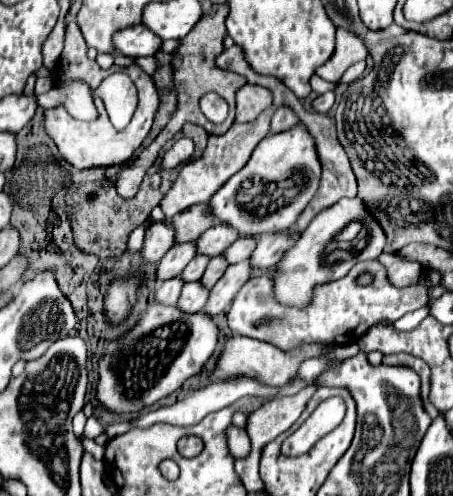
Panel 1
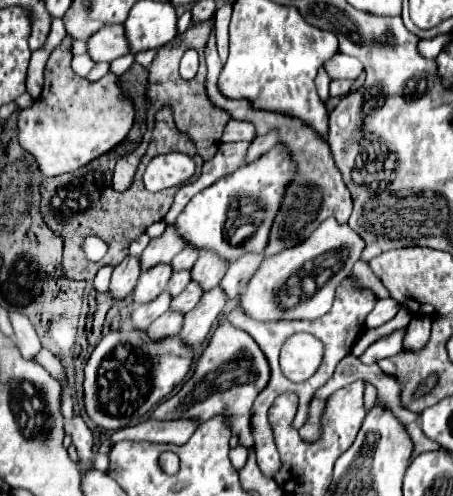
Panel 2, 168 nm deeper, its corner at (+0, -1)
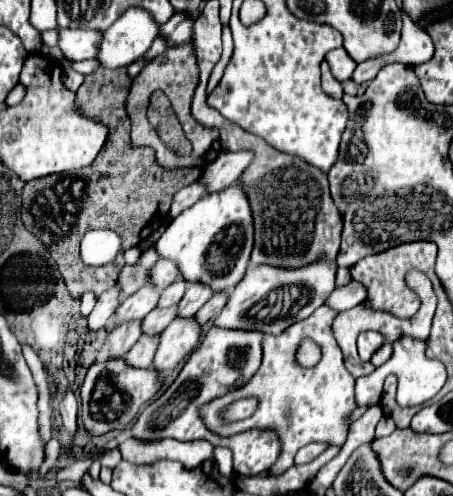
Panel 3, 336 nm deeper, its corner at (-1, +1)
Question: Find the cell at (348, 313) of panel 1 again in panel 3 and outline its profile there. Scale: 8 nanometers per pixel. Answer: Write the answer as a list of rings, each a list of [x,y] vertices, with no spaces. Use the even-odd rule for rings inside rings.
[[[319,307],[311,317],[293,323],[293,327],[287,327],[281,335],[263,335],[263,363],[257,371],[257,375],[247,383],[245,387],[215,399],[213,403],[207,403],[201,409],[205,425],[219,433],[219,435],[233,435],[243,429],[259,429],[259,431],[277,431],[281,453],[277,461],[271,465],[269,475],[283,475],[291,465],[293,457],[299,447],[313,443],[313,441],[325,441],[329,445],[343,445],[347,437],[347,417],[355,409],[353,399],[353,385],[355,379],[349,375],[349,371],[343,365],[343,353],[337,345],[337,339],[333,335],[333,319],[337,317],[337,311],[329,307]],[[303,337],[311,337],[319,341],[323,347],[323,359],[309,371],[295,365],[293,355]],[[255,397],[257,399],[257,411],[241,421],[227,423],[223,419],[223,413],[227,405],[245,399]]]

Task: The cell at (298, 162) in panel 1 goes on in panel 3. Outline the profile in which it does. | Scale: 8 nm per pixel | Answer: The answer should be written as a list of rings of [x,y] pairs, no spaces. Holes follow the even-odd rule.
[[[233,183],[231,187],[219,191],[219,193],[209,193],[201,197],[193,207],[185,209],[181,215],[177,215],[167,229],[161,233],[159,241],[155,243],[157,251],[161,257],[171,259],[177,263],[183,279],[205,279],[213,287],[213,291],[221,289],[233,289],[245,275],[245,269],[249,265],[249,257],[253,251],[253,211],[249,197],[245,193],[243,183]]]

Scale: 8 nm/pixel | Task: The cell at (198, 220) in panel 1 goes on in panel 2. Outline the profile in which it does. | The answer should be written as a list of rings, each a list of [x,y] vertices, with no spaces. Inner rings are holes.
[[[168,225],[164,235],[158,239],[152,239],[148,243],[148,247],[144,249],[144,253],[140,255],[140,269],[146,271],[146,269],[152,269],[156,265],[168,263],[184,247],[186,247],[186,243],[182,237],[178,237],[178,233],[174,231],[174,225]]]

